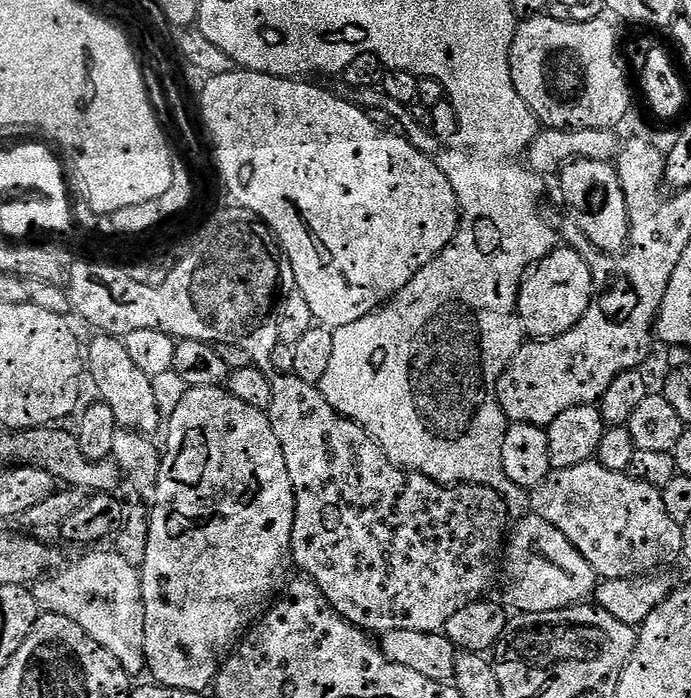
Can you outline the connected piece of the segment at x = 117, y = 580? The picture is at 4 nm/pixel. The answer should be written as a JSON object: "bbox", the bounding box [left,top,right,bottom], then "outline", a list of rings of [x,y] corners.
{"bbox":[34,550,148,666],"outline":[[[100,550],[85,551],[88,552],[85,556],[66,565],[57,576],[41,579],[41,584],[34,588],[36,599],[44,612],[62,614],[78,622],[125,665],[133,666],[146,656],[144,635],[148,632],[148,604],[144,601],[144,580],[129,557],[115,550],[96,551]]]}

